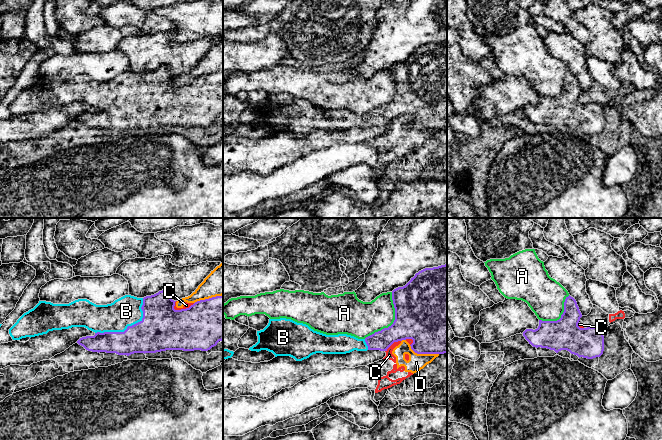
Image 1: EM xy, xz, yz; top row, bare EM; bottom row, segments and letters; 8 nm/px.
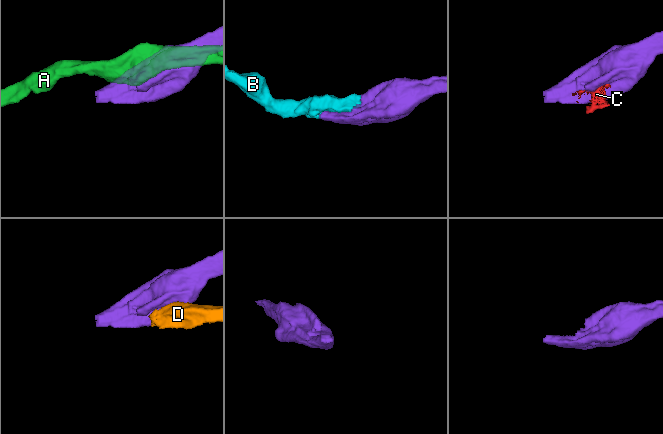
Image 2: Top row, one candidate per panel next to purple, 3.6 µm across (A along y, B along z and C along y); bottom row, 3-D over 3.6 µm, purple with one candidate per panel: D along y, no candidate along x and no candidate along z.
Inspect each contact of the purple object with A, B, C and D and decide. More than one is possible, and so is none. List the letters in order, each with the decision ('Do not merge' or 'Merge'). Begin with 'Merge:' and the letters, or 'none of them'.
Merge: B
A: Do not merge
B: Merge
C: Do not merge
D: Do not merge

